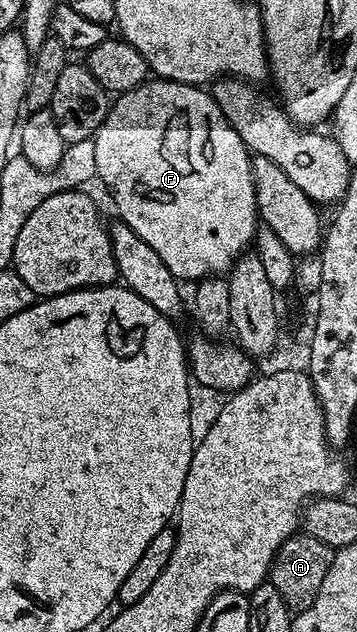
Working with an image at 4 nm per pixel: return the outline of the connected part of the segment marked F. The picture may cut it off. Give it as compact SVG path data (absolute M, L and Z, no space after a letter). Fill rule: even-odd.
M159 77L149 78L141 87L136 87L132 91L126 91L123 95L115 96L114 102L108 108L108 116L101 127L98 128L94 136L96 144L94 145L94 165L96 166L96 179L104 182L112 190L112 199L116 202L116 211L119 222L130 225L162 261L170 269L170 273L178 281L192 279L199 281L216 277L221 273L228 273L232 270L233 263L240 258L242 252L252 243L252 238L256 235L258 228L258 216L256 214L255 183L252 176L251 163L253 156L250 154L247 145L234 133L230 121L218 109L218 105L212 100L211 94L203 86L190 83L175 83L169 79Z

